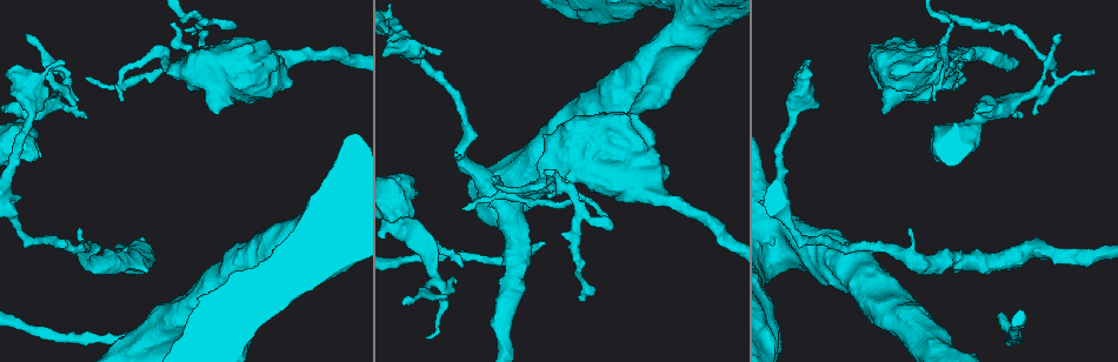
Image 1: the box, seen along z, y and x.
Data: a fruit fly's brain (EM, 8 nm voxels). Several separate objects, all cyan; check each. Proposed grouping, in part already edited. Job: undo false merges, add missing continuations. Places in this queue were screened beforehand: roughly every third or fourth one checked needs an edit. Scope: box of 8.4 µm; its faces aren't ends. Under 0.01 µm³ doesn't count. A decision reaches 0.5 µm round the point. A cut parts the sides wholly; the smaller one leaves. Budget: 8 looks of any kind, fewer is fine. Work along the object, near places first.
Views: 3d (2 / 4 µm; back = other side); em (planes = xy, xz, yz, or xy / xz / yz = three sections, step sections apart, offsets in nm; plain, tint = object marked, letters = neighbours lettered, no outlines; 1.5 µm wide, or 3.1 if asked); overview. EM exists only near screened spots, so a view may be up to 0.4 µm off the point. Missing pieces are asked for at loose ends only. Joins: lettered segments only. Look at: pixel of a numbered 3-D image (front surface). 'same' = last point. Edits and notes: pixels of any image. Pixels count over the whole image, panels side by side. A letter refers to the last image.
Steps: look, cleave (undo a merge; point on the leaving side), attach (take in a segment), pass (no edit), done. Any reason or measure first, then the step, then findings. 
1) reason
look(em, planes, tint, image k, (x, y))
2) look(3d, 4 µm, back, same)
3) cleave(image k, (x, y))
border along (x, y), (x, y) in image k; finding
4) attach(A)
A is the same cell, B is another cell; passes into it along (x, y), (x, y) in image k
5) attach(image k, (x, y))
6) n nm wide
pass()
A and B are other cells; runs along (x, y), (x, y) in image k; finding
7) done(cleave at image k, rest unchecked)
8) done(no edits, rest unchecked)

an open end
look(3d, 4 µm, image 1, (404, 300))

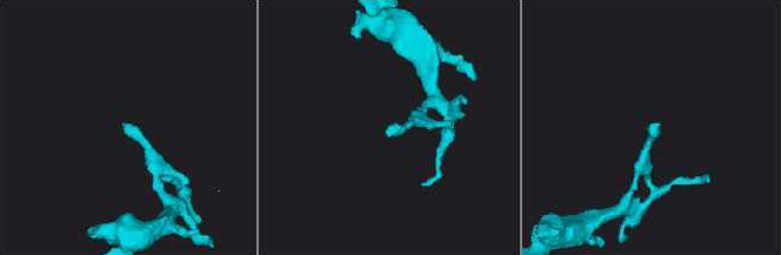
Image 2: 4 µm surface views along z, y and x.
look(em, planes, letters, image 2, (656, 123))

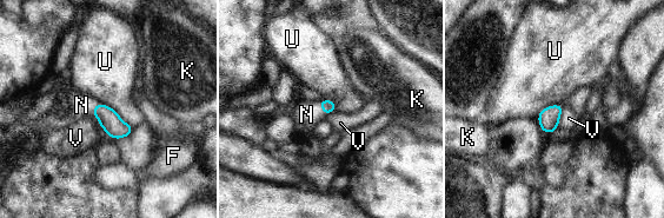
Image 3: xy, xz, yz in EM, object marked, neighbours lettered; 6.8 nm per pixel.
attach(N)
N is the same cell, F, K, U and V are other cells; it goes on there

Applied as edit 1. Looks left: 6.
look(overview)

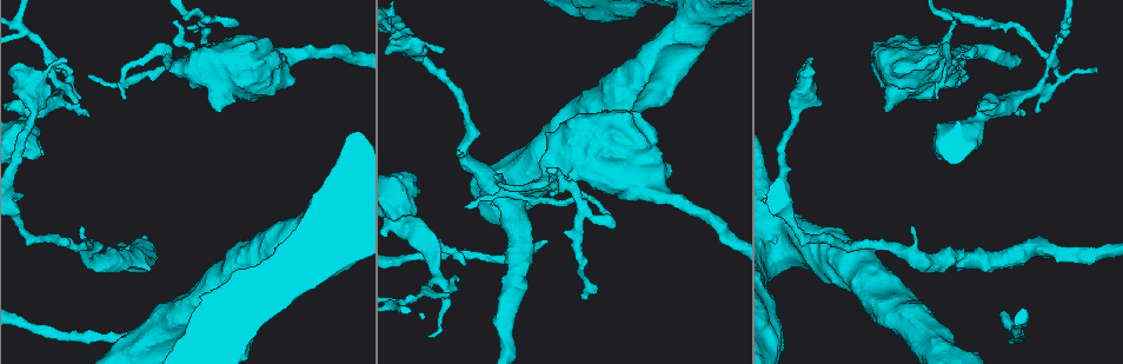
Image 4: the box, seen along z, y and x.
long arm stops here
look(em, yz, step 8, letters, image 4, (1001, 314))

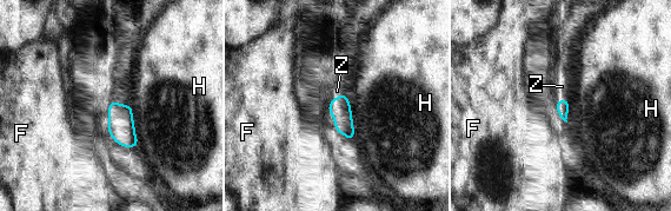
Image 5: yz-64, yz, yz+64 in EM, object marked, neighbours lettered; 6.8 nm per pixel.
cut it another way
look(em, planes, letters, same)

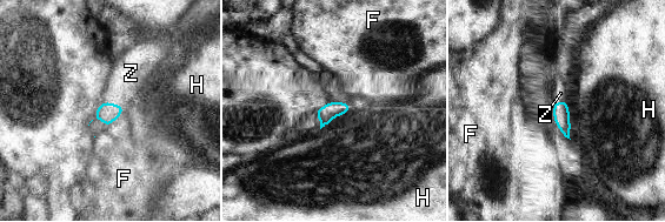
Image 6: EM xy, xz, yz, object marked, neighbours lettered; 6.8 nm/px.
attach(Z)
Z is the same cell, F and H are other cells; passes into it along (107, 112), (114, 105), (131, 73) in image 6; it goes on there

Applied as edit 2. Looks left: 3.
redraw
look(overview)

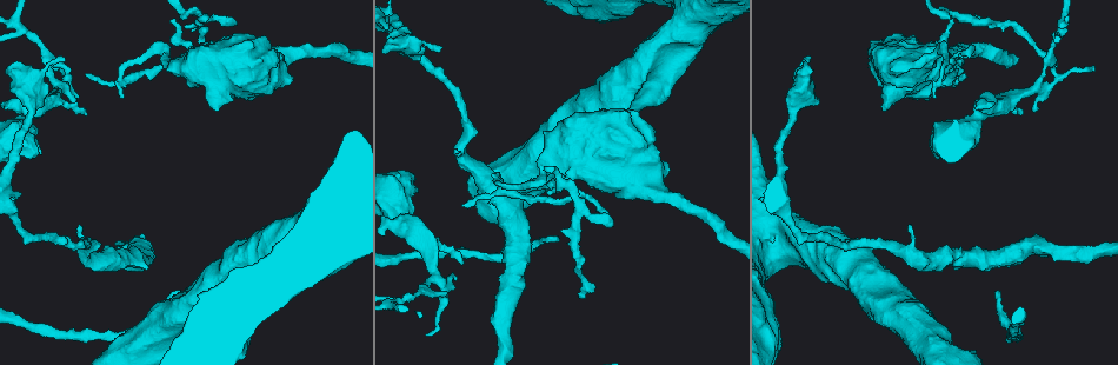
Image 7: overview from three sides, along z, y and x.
free end
look(3d, 4 µm, back, image 7, (456, 148))

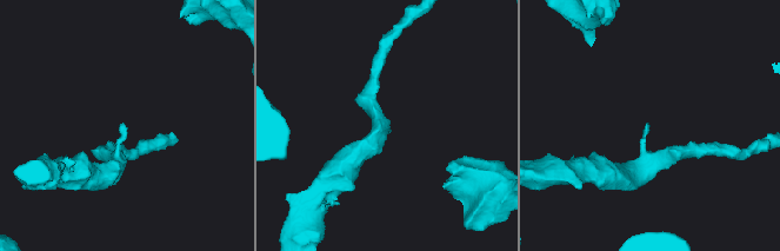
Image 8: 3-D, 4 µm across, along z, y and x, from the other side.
look(em, 3.1 µm, yz, step 8, letters, image 8, (123, 123))

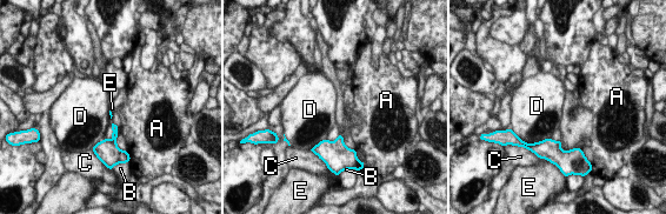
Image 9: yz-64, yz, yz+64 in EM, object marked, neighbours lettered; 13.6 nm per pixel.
pass()
A, B, C, D and E are other cells; border along (106, 136), (94, 145) in image 9; no lettered segment goes on from it

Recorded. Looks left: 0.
done(attach at image 3, attach at image 6, rest unchecked)

